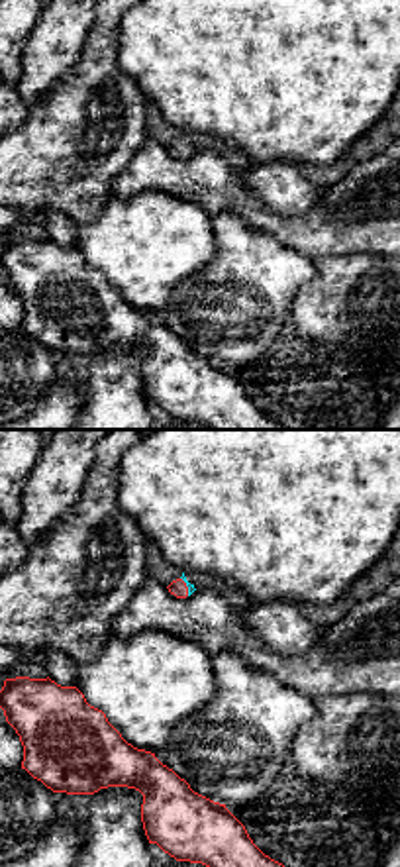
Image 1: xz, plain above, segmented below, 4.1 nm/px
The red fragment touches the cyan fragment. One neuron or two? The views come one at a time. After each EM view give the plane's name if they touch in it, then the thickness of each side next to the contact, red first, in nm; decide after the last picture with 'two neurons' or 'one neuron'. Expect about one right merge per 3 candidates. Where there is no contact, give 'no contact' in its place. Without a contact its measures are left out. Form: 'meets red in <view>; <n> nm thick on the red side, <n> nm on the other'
meets red in xz; 70 nm thick on the red side, 30 nm on the other

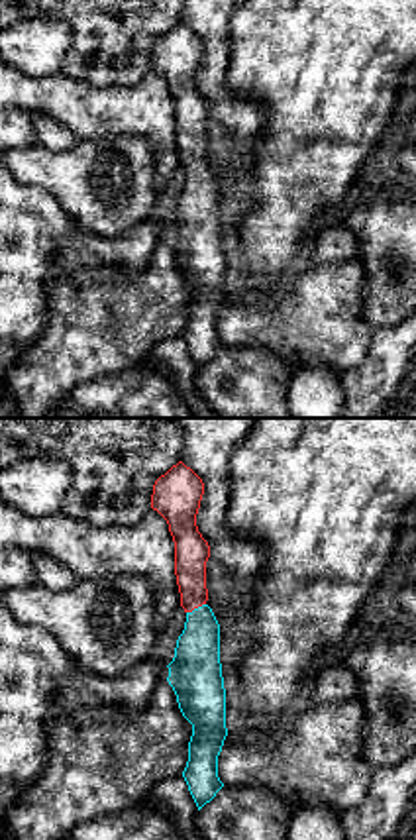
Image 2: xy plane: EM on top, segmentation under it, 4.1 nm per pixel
meets red in xy; 140 nm thick on the red side, 200 nm on the other

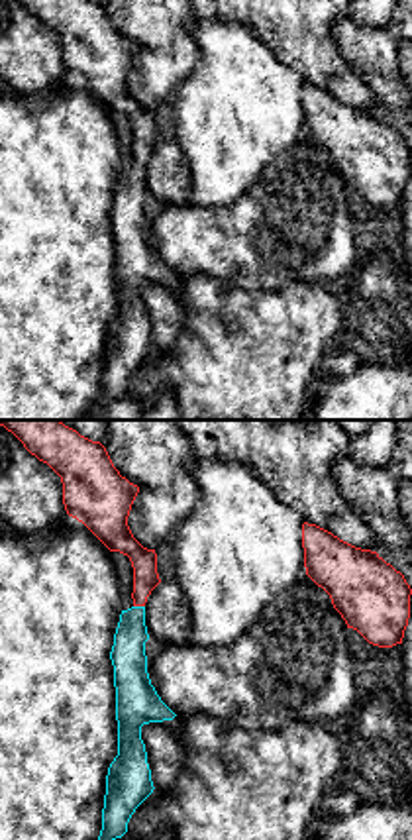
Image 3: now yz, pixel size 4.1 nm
meets red in yz; 110 nm thick on the red side, 140 nm on the other

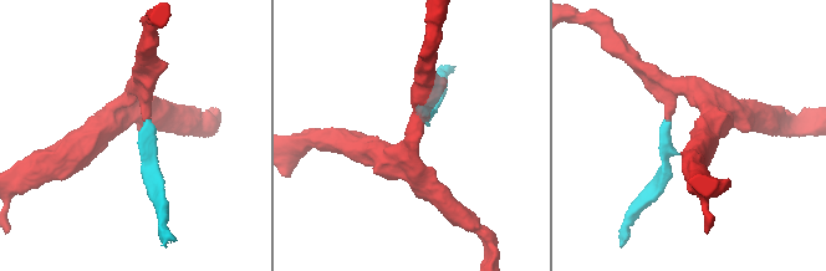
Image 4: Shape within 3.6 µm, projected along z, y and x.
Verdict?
one neuron

